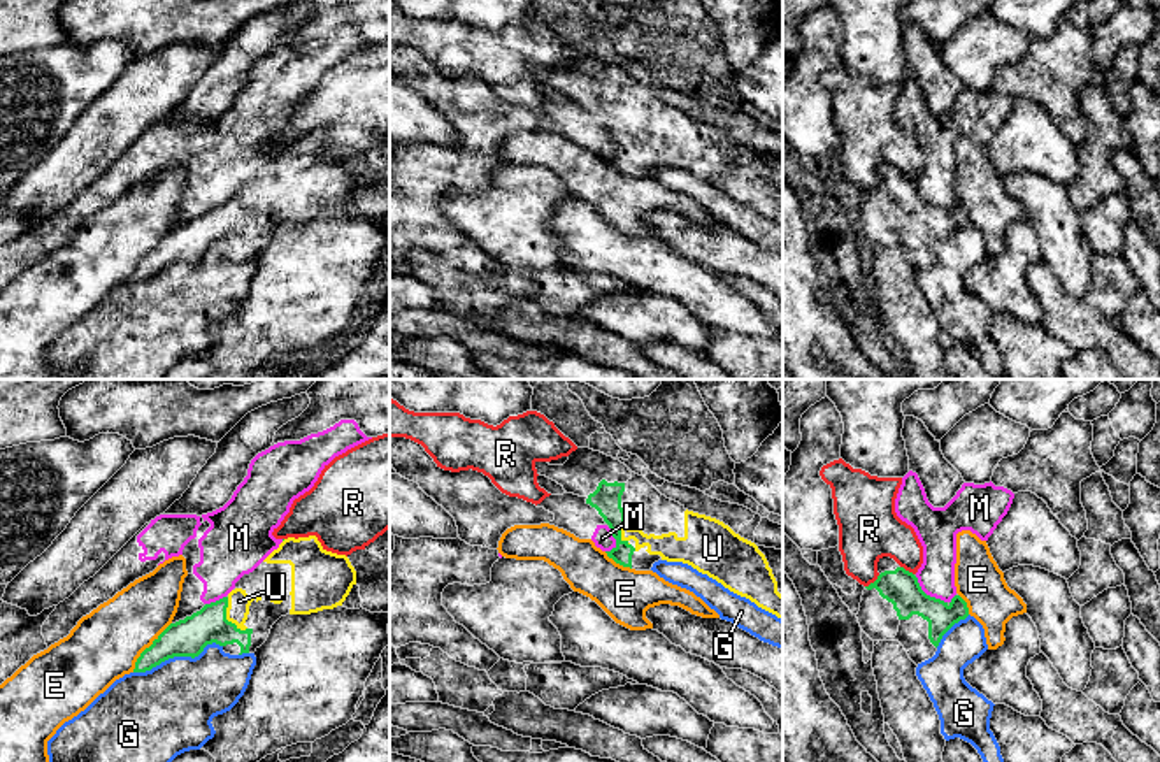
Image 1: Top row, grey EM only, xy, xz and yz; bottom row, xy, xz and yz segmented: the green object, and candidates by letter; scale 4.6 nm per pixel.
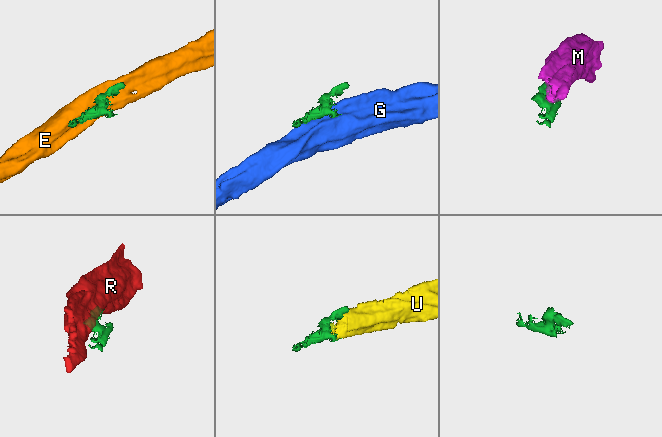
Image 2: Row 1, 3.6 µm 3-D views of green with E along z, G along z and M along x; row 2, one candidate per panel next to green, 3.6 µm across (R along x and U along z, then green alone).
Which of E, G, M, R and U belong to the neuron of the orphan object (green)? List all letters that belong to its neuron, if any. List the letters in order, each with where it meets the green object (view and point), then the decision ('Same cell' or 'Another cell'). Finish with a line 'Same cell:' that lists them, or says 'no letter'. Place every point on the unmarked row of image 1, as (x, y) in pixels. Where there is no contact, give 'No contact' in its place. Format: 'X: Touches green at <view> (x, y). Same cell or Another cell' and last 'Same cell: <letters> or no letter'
E: Touches green at xy (150, 253). Another cell
G: Touches green at xy (178, 262). Another cell
M: Touches green at yz (929, 202). Another cell
R: Touches green at yz (874, 188). Another cell
U: Touches green at xy (225, 223). Same cell
Same cell: U

